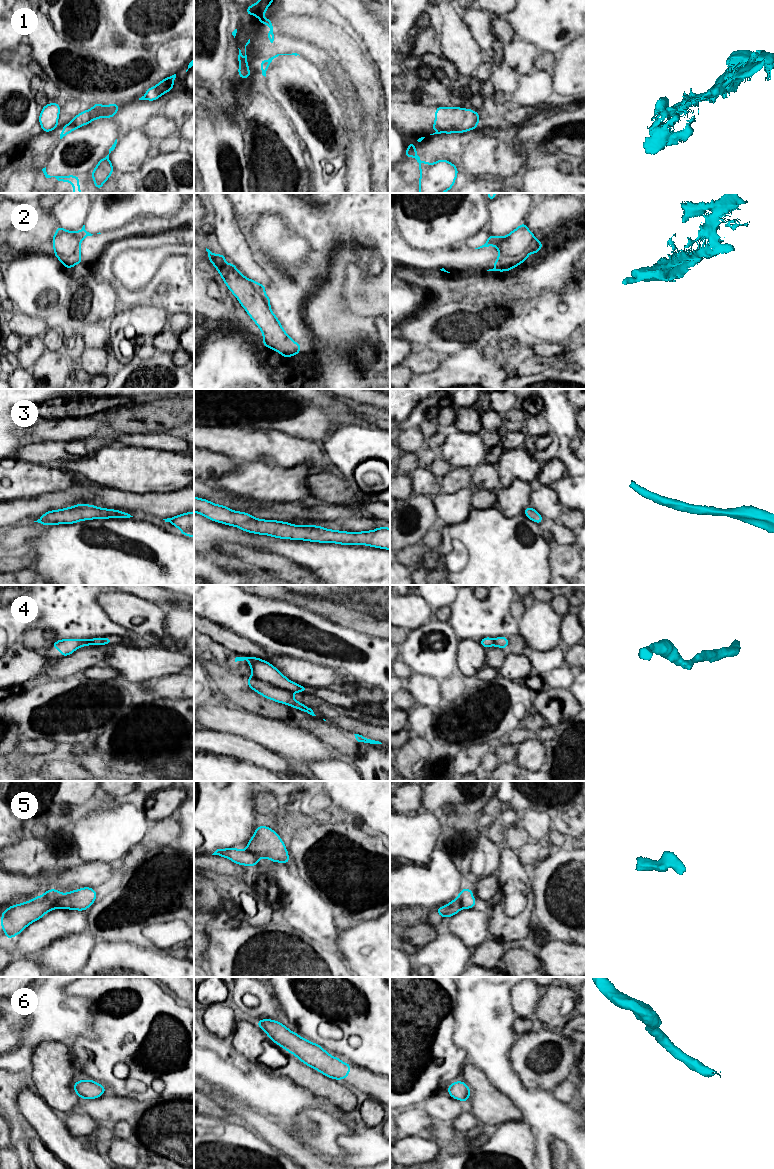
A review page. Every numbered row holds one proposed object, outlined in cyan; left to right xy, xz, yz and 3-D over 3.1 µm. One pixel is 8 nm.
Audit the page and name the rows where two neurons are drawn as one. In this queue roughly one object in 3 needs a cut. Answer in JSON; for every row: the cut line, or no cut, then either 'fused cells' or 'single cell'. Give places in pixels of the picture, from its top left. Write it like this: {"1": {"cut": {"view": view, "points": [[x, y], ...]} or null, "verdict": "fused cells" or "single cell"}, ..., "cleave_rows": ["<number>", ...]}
{"1": {"cut": {"view": "yz", "points": [[454, 130], [443, 131]]}, "verdict": "fused cells"}, "2": {"cut": null, "verdict": "single cell"}, "3": {"cut": null, "verdict": "single cell"}, "4": {"cut": {"view": "xz", "points": [[252, 676], [274, 686], [284, 688], [291, 693]]}, "verdict": "fused cells"}, "5": {"cut": {"view": "xy", "points": [[63, 895], [51, 908]]}, "verdict": "fused cells"}, "6": {"cut": null, "verdict": "single cell"}, "cleave_rows": ["1", "4", "5"]}

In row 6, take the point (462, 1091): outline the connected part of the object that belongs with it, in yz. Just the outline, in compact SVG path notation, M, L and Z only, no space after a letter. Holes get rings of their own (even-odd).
M461 1080L453 1082L447 1089L449 1095L457 1100L467 1102L469 1099L471 1089Z

